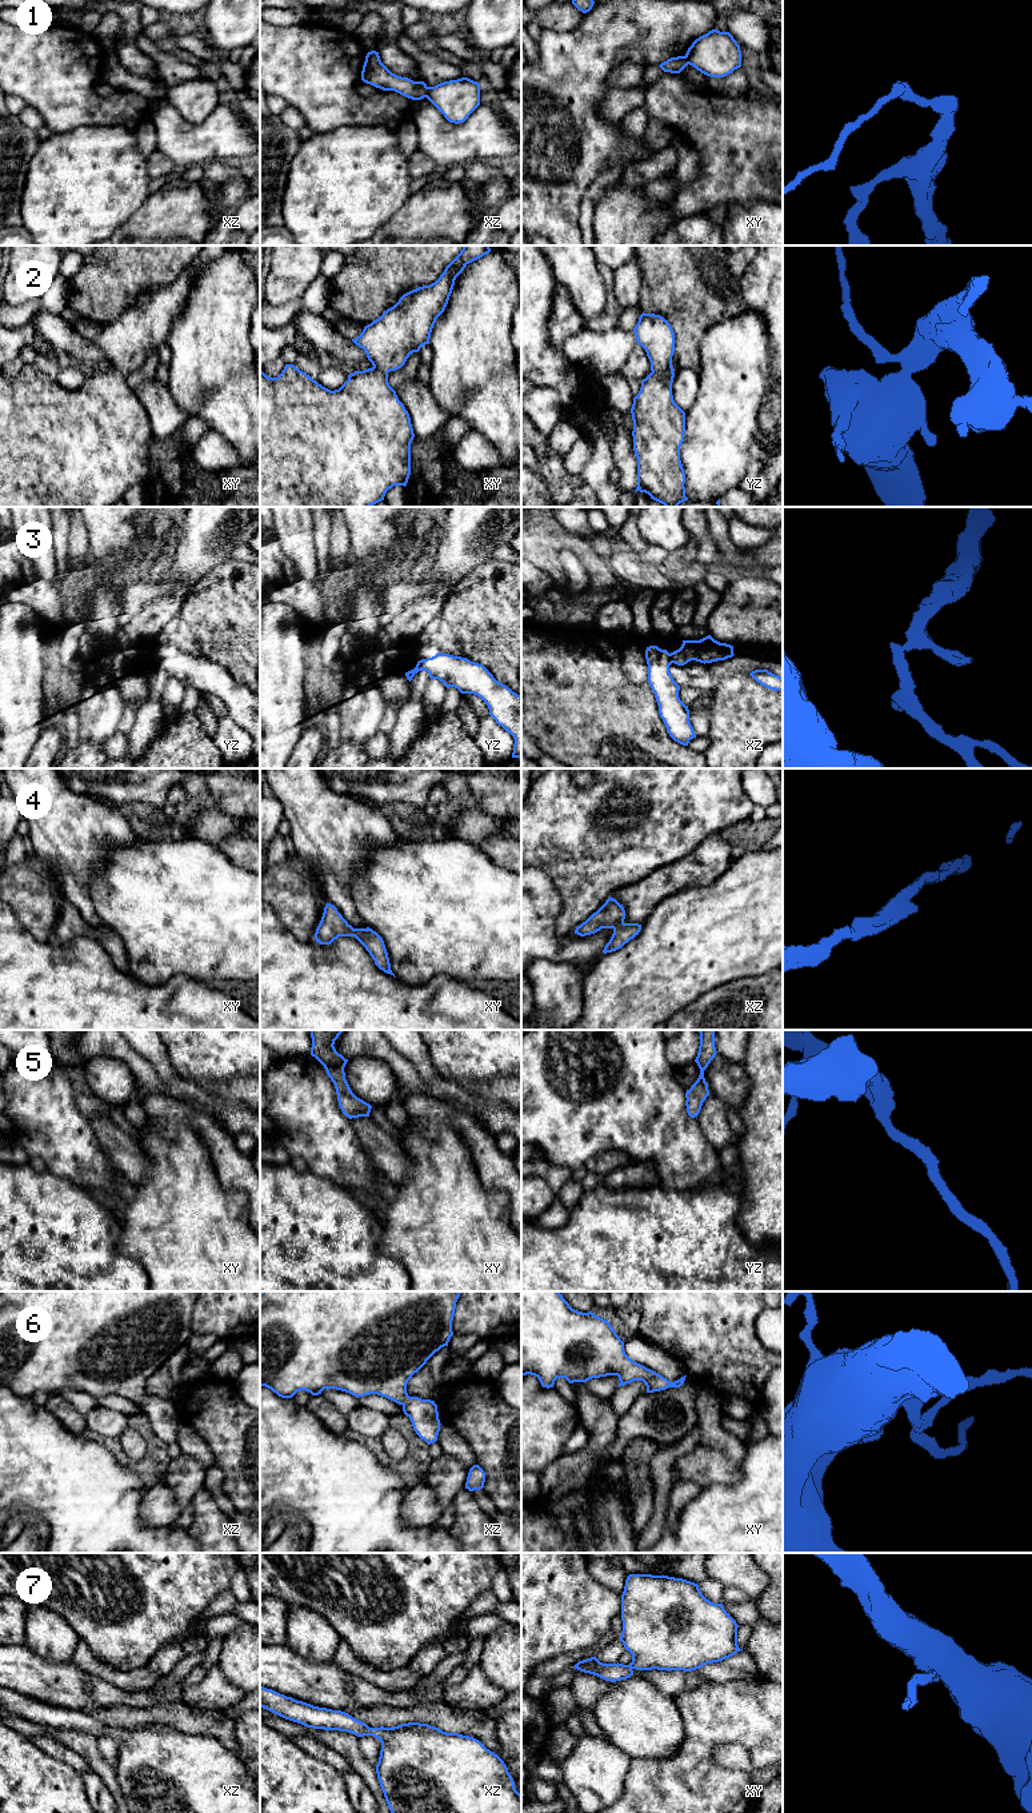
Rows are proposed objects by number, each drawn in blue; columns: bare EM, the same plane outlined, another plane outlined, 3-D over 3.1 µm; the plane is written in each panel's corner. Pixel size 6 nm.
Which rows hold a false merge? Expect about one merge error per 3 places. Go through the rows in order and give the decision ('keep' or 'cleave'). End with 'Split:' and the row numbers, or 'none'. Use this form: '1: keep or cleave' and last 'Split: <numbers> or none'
1: cleave
2: keep
3: cleave
4: keep
5: keep
6: keep
7: keep
Split: 1, 3

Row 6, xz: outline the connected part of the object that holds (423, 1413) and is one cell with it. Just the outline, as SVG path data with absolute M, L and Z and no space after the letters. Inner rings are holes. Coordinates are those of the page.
M260 1291L260 1386L271 1389L281 1398L292 1398L301 1390L319 1395L324 1389L341 1390L357 1398L369 1394L385 1397L403 1406L416 1434L431 1445L437 1441L441 1425L437 1405L431 1399L409 1397L407 1383L436 1351L448 1346L453 1335L452 1321L460 1294L461 1291Z

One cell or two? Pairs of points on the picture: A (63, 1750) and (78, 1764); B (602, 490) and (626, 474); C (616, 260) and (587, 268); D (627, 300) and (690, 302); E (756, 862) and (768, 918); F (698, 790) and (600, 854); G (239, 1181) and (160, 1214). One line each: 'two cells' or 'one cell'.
A: one cell
B: two cells
C: two cells
D: two cells
E: one cell
F: one cell
G: two cells

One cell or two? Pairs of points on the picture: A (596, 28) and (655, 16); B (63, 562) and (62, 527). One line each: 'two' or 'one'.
A: one
B: one

